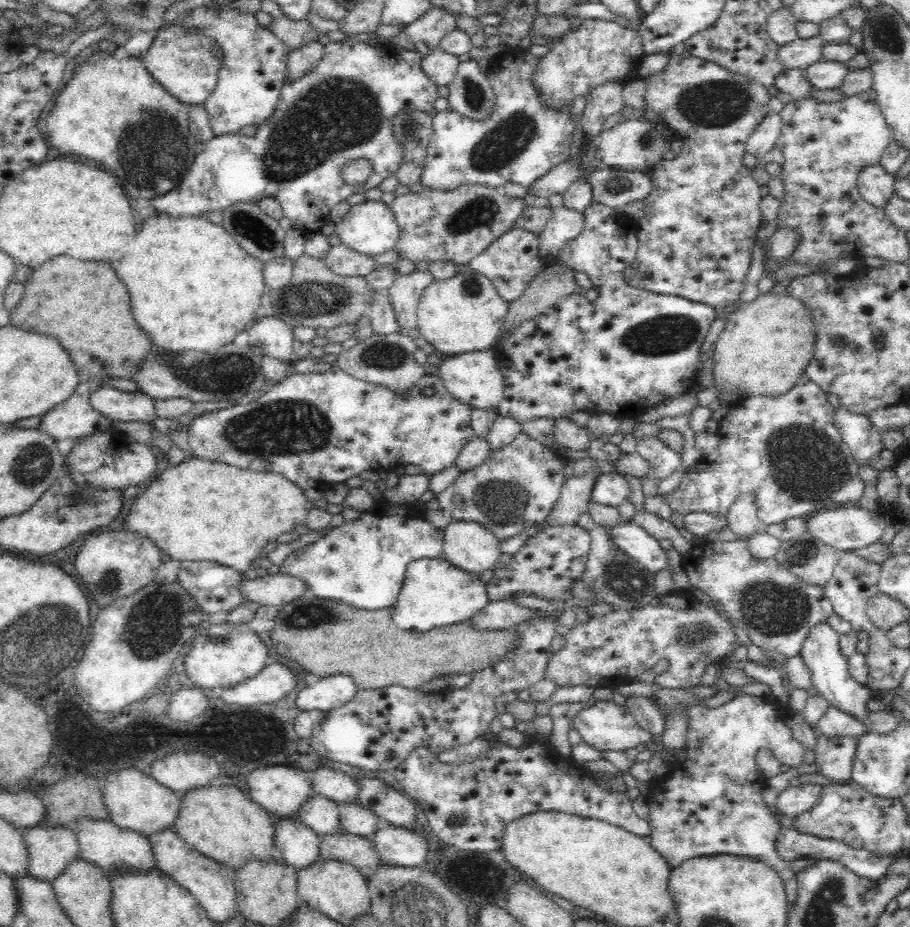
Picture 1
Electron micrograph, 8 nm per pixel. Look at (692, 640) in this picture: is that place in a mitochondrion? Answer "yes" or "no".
yes

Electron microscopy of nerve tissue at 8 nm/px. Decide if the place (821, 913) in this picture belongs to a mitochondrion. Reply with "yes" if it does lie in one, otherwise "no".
yes

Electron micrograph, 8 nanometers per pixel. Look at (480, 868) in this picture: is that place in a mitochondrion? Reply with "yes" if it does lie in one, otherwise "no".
no

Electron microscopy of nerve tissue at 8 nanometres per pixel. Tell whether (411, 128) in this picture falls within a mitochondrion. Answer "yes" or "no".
yes

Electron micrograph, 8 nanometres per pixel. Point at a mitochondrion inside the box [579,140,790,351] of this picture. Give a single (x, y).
(616, 185)

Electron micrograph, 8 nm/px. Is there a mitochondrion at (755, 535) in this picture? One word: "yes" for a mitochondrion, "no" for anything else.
no

